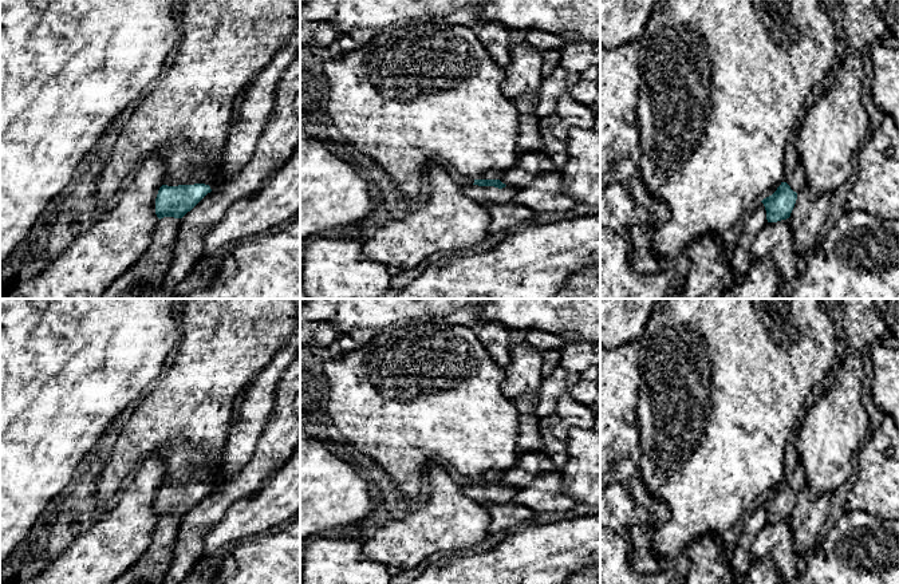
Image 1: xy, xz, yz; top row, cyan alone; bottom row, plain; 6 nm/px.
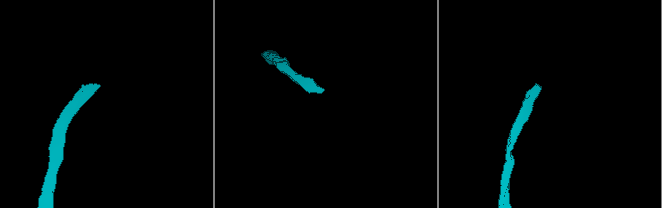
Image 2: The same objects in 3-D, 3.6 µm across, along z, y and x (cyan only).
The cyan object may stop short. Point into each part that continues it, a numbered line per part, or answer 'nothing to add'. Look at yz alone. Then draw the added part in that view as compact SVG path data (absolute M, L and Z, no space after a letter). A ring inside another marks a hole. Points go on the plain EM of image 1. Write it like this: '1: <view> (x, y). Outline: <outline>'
1: yz (793, 472). Outline: M793 431L786 441L784 453L784 482L796 493L805 488L804 467L796 451L797 438L799 431Z

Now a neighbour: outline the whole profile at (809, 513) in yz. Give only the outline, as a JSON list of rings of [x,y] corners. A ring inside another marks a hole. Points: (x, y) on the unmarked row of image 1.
[[[807,486],[797,493],[789,524],[800,559],[817,545],[819,533],[829,514],[829,505],[831,494],[815,497]]]

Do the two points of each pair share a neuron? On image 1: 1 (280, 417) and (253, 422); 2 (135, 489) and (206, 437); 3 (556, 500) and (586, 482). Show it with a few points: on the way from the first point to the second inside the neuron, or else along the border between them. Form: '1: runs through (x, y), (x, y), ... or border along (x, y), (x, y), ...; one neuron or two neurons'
1: border along (276, 390), (273, 407), (253, 449); two neurons
2: border along (158, 452), (149, 456), (133, 474); two neurons
3: border along (558, 469), (562, 477), (562, 488), (578, 501); two neurons

